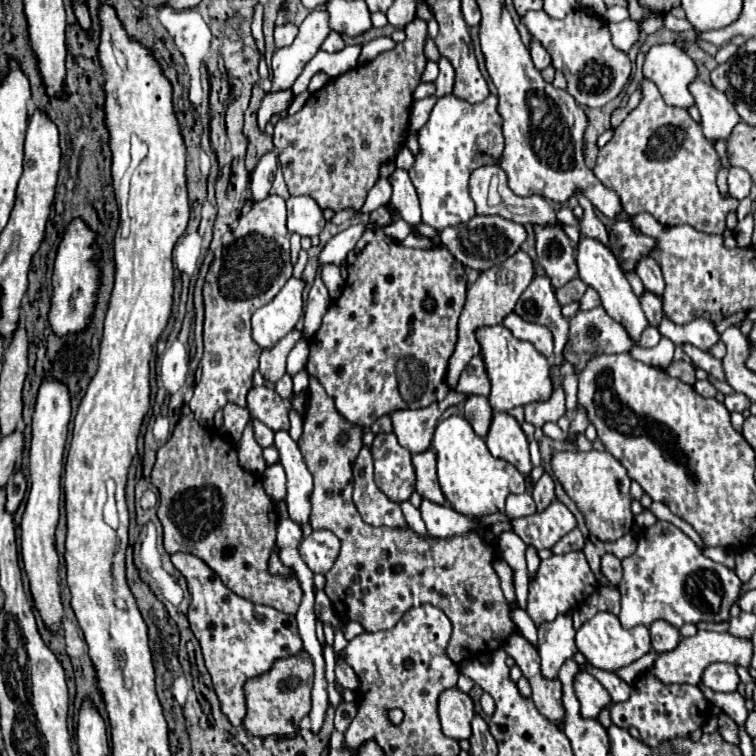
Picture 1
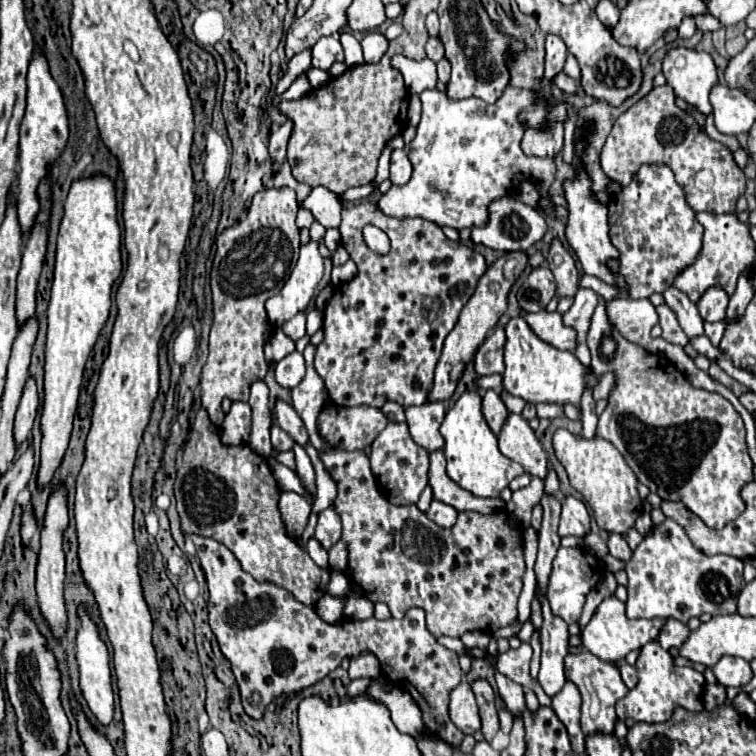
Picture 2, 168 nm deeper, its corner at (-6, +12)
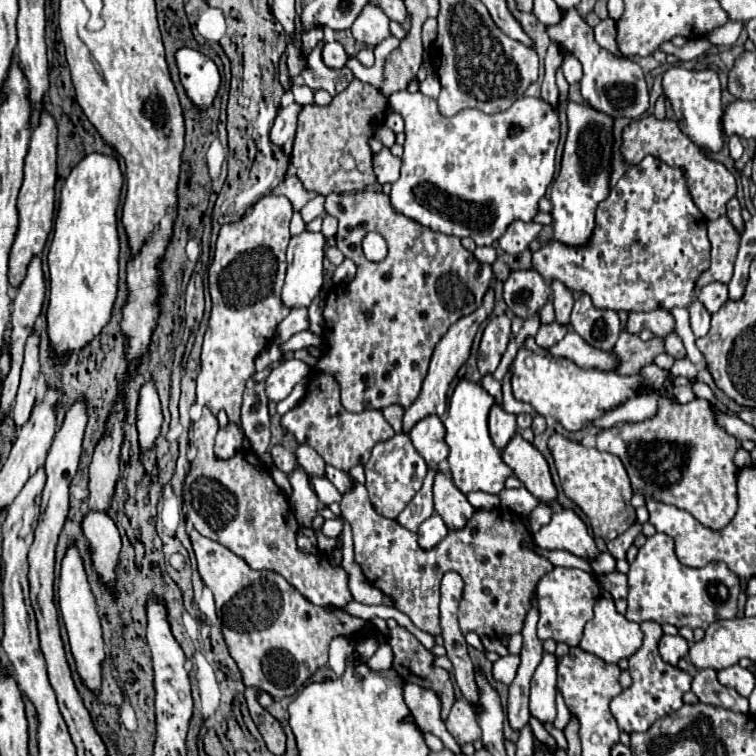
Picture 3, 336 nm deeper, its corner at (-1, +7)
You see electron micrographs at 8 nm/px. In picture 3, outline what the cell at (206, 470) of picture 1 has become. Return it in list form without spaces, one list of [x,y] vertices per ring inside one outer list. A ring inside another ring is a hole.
[[[203,407],[201,421],[195,427],[197,453],[191,461],[183,493],[183,511],[189,523],[203,537],[213,539],[243,557],[253,569],[277,571],[315,605],[345,607],[351,603],[353,595],[347,585],[349,577],[345,569],[341,565],[331,565],[327,553],[305,553],[297,547],[299,525],[289,525],[289,499],[275,485],[267,467],[261,465],[251,451],[237,453],[227,461],[213,455],[217,427],[217,417]]]

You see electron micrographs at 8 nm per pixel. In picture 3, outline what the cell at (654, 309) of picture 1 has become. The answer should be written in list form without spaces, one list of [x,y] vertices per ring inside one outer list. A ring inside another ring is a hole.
[[[671,333],[669,337],[665,337],[665,351],[667,351],[671,357],[675,357],[675,359],[687,357],[685,347],[683,347],[683,341],[681,341],[675,333]]]

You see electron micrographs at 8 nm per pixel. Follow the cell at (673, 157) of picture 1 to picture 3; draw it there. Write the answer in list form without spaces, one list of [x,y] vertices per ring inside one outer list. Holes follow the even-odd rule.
[[[653,115],[649,117],[641,117],[637,121],[633,121],[631,125],[625,127],[623,131],[623,157],[629,163],[639,163],[643,157],[647,155],[655,155],[661,161],[665,161],[667,165],[675,165],[679,169],[683,169],[685,179],[687,179],[687,187],[693,195],[695,205],[701,209],[701,213],[707,219],[717,219],[721,215],[725,215],[725,205],[729,199],[735,197],[737,187],[735,187],[735,177],[717,161],[709,159],[681,129],[675,121],[669,119],[655,119]]]

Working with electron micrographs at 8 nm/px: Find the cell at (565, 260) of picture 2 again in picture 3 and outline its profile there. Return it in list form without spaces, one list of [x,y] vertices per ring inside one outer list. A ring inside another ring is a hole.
[[[559,281],[551,283],[553,289],[553,305],[555,305],[555,321],[561,325],[569,325],[569,315],[573,309],[573,293]]]

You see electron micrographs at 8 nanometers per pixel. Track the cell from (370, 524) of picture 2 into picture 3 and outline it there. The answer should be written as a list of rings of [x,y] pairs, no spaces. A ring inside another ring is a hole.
[[[355,483],[355,487],[343,495],[341,515],[353,529],[355,561],[361,565],[369,583],[393,597],[395,607],[431,635],[441,635],[439,583],[447,571],[457,571],[465,581],[459,605],[461,631],[475,631],[477,635],[501,639],[503,635],[513,635],[523,629],[533,589],[537,581],[553,569],[553,563],[547,557],[523,545],[529,537],[525,519],[507,509],[475,511],[465,529],[449,531],[431,551],[423,551],[417,545],[417,533],[407,531],[397,521],[377,515],[365,485]]]

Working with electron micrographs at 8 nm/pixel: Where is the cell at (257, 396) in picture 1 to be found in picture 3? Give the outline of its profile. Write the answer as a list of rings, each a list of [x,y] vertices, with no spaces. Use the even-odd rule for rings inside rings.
[[[299,445],[297,447],[297,461],[305,469],[307,475],[311,475],[311,477],[325,477],[325,461],[309,445]]]

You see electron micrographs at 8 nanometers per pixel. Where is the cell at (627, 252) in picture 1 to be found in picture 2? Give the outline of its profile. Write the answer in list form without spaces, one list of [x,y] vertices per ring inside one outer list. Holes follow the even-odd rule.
[[[642,166],[628,186],[624,186],[618,194],[610,196],[608,220],[612,244],[620,252],[620,258],[610,260],[608,264],[612,270],[624,276],[630,288],[630,298],[634,300],[648,298],[652,292],[662,294],[674,282],[674,276],[694,262],[702,244],[702,226],[696,222],[694,210],[686,204],[684,190],[676,182],[674,172],[668,166]]]

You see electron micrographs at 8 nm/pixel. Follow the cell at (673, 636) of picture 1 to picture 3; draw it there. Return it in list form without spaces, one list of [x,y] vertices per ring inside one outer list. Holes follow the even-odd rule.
[[[663,635],[659,641],[659,653],[663,657],[665,663],[677,667],[679,659],[683,659],[687,655],[689,647],[687,641],[681,635]]]

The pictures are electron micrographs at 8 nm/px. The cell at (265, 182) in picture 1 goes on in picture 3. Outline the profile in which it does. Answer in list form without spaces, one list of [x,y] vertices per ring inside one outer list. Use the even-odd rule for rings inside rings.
[[[295,101],[289,103],[287,107],[279,109],[277,117],[275,117],[275,123],[271,127],[271,141],[275,145],[285,145],[285,141],[289,137],[295,135],[295,129],[297,129],[297,117],[301,113],[301,105],[297,105]]]

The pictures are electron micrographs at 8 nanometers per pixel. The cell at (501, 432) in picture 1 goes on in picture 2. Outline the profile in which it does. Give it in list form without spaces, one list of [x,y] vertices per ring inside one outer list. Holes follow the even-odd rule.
[[[514,412],[508,414],[498,434],[498,446],[504,456],[522,464],[522,468],[528,474],[546,478],[546,464],[548,464],[546,452],[524,416]]]

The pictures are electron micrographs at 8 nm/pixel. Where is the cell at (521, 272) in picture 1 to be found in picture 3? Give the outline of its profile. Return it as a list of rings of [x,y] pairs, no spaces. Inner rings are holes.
[[[493,289],[487,291],[487,295],[483,297],[483,305],[473,311],[471,315],[459,319],[457,323],[453,323],[449,327],[449,331],[445,333],[445,337],[441,337],[441,341],[437,343],[435,351],[433,351],[433,357],[431,357],[431,365],[429,365],[429,373],[423,381],[423,389],[421,389],[421,395],[417,397],[417,401],[405,411],[405,417],[403,417],[403,433],[409,433],[409,429],[413,429],[413,425],[429,415],[443,415],[445,409],[447,409],[447,391],[449,391],[449,385],[453,381],[453,377],[457,375],[459,367],[469,359],[469,351],[471,351],[471,343],[473,343],[473,337],[479,329],[479,325],[491,315],[493,311]]]

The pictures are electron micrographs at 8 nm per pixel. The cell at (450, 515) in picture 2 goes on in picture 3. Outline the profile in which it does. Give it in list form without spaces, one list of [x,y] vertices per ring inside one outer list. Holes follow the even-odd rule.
[[[435,513],[433,517],[429,517],[427,521],[421,523],[417,535],[419,535],[419,547],[421,549],[433,549],[445,535],[447,535],[447,527],[443,523],[443,519]]]

